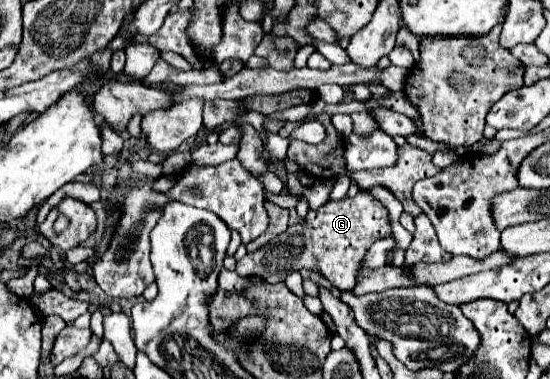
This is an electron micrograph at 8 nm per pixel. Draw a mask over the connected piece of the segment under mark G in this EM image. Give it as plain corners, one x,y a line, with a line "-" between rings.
360,191
352,199
344,197
340,201
330,201
324,207
310,211
302,225
292,225
262,249
246,253
238,261
238,275
262,275
268,283
278,283
284,281
292,271
306,267
324,273
324,277
330,279
330,283
338,289
352,289
356,285
356,271
366,251
372,247
372,243
386,237
392,237
386,207
382,207
382,203
378,203
378,199
372,195

